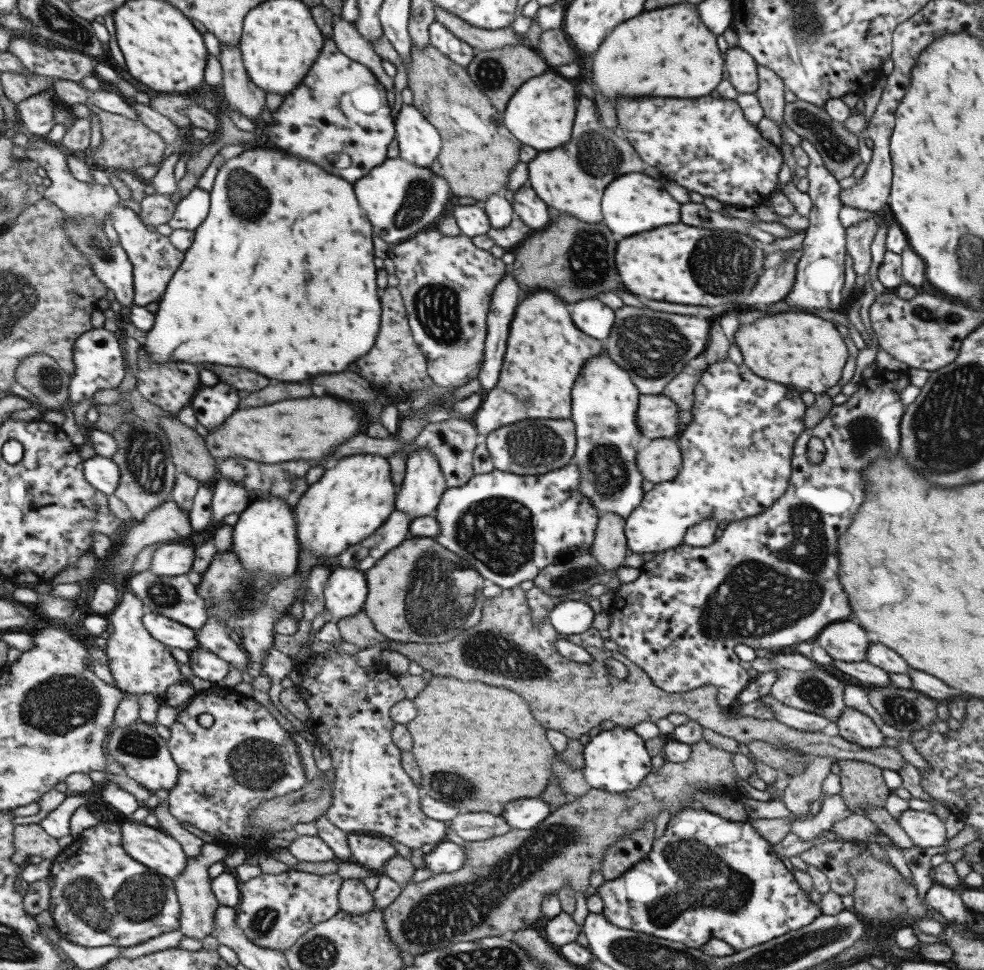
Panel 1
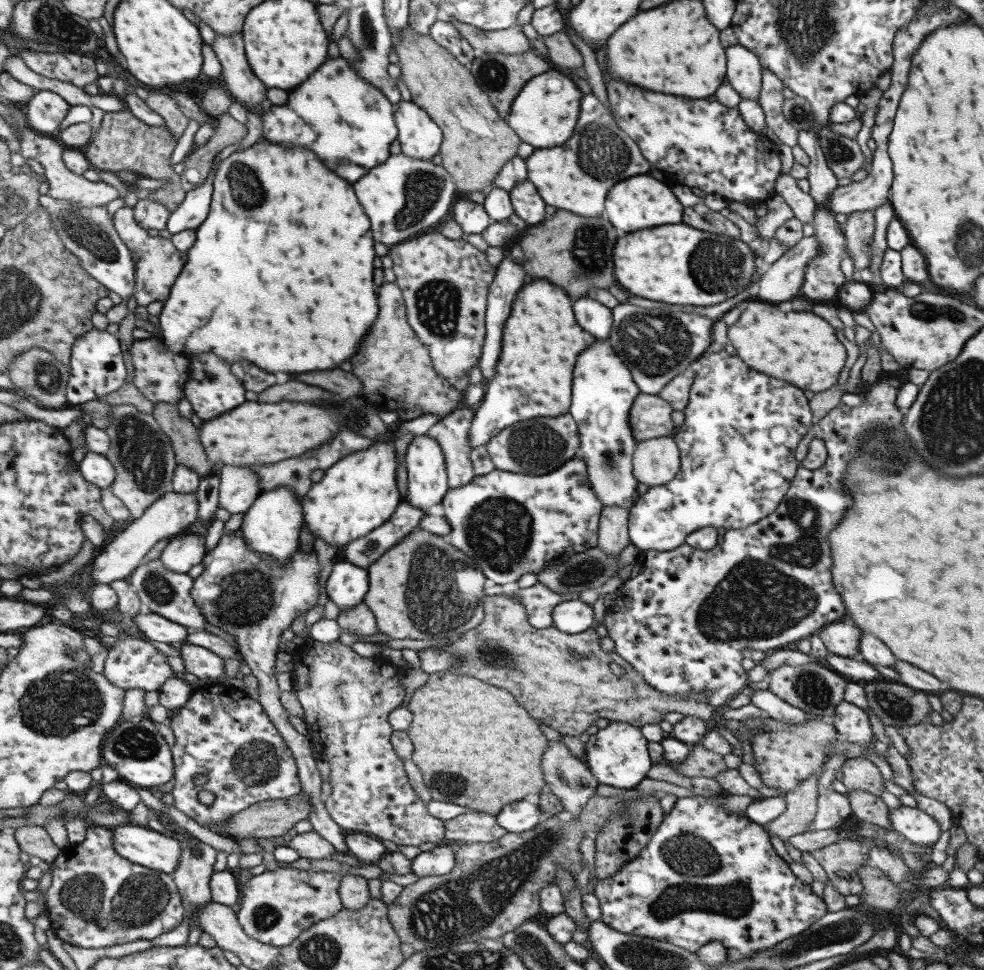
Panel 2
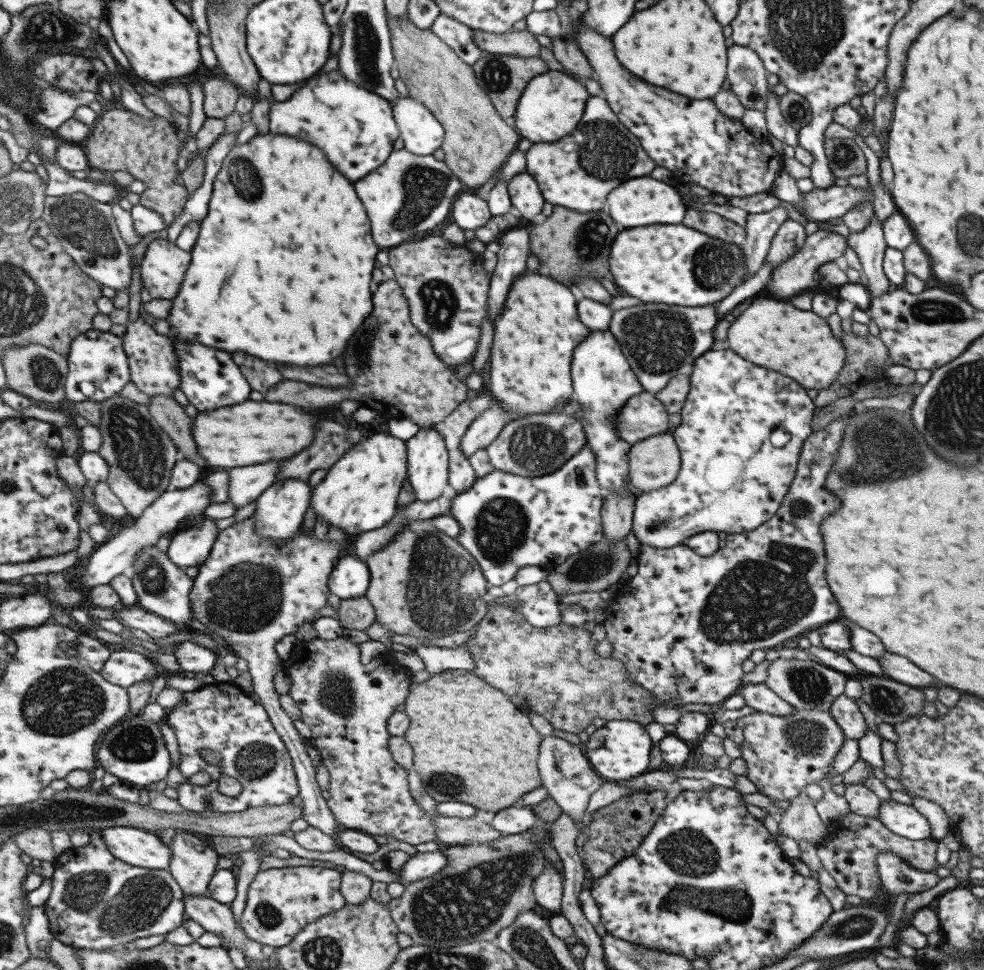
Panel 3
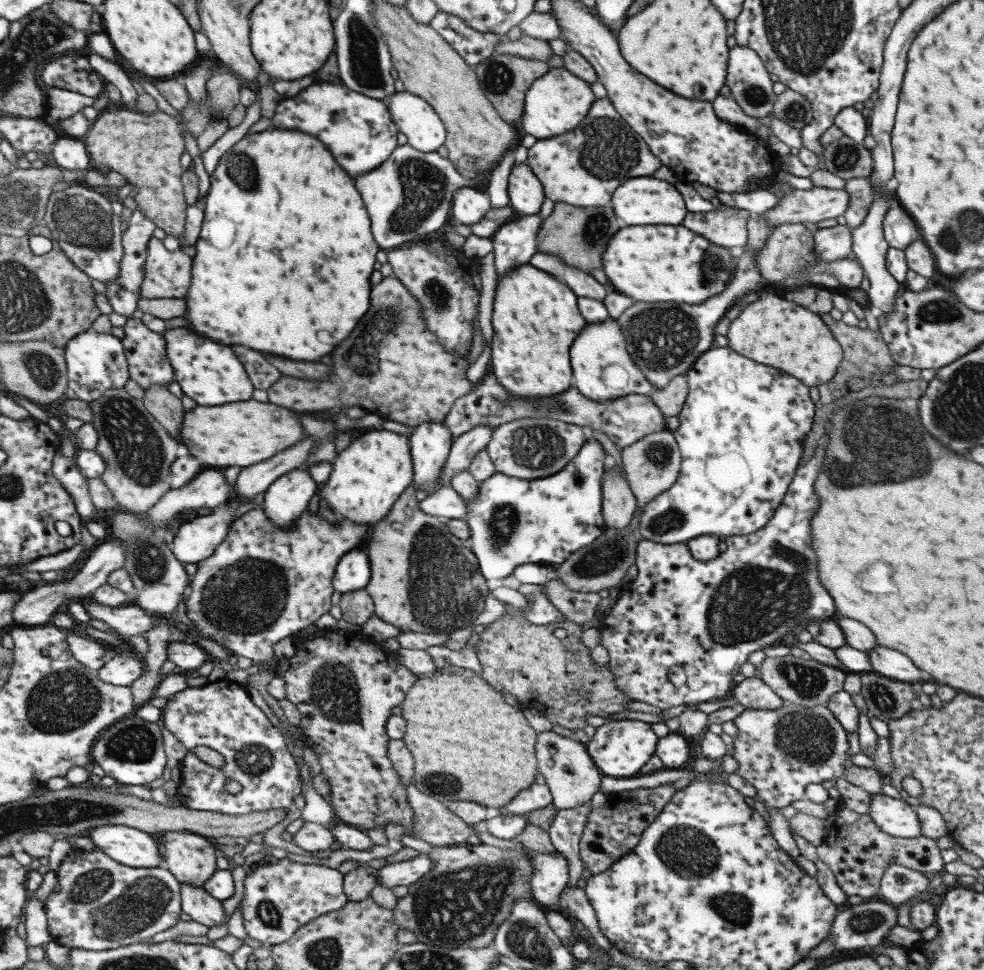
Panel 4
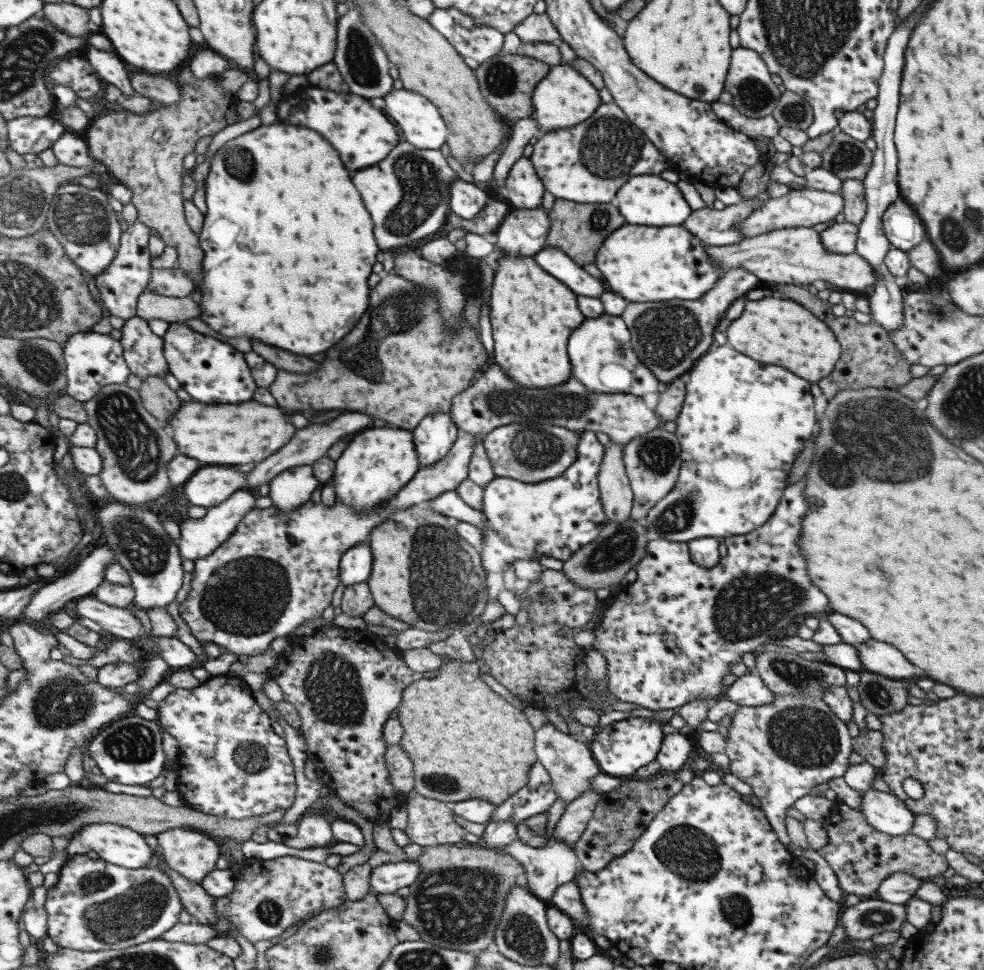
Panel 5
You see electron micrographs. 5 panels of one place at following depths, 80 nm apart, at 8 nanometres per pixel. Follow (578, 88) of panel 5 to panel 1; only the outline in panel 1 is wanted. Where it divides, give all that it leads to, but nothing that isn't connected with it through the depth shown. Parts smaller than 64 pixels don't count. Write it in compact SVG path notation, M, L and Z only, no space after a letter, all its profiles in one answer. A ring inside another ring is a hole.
M554 69L542 72L539 76L528 78L507 102L503 124L522 144L536 151L546 151L561 146L570 139L576 111L575 90L573 86Z

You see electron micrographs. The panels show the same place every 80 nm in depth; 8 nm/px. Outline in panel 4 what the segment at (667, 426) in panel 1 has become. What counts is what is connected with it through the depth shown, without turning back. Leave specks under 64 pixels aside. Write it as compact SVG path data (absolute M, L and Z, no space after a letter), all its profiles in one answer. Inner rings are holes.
M486 372L480 381L472 385L472 389L462 397L456 398L441 423L451 434L451 442L476 426L499 426L519 418L553 418L581 426L588 431L597 430L605 435L618 449L630 446L647 436L666 430L665 417L645 395L630 394L613 401L595 402L585 398L574 386L562 393L538 399L522 399L513 397L496 380L490 372Z

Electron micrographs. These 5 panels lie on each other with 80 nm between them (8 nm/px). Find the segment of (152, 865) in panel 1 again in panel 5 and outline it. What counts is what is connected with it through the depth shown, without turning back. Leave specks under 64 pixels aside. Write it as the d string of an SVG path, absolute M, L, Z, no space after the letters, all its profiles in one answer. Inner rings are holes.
M89 824L81 830L69 836L69 844L66 847L67 856L85 855L89 851L95 852L99 859L111 865L121 866L127 869L144 867L153 856L150 844L147 844L145 836L129 828L115 824Z

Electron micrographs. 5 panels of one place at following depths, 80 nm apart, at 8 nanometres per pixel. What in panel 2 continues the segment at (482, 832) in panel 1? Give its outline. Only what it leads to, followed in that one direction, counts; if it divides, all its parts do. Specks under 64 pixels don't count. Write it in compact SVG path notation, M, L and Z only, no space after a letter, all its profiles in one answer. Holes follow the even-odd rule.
M471 811L443 821L443 843L453 845L489 843L502 838L505 833L495 817L483 812Z

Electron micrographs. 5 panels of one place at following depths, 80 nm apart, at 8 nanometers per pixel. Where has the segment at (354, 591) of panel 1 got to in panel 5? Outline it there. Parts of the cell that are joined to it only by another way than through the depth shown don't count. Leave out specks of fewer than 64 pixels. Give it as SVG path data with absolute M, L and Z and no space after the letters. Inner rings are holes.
M367 542L349 547L339 561L339 582L346 587L350 584L366 582L372 565L372 554Z

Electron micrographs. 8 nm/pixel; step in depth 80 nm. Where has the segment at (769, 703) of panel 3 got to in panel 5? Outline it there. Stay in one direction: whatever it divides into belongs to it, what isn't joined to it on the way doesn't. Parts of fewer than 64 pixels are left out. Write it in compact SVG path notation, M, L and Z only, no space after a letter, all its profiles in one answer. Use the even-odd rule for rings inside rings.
M748 672L735 678L725 686L723 696L738 706L757 706L769 704L773 693L762 683L754 672Z

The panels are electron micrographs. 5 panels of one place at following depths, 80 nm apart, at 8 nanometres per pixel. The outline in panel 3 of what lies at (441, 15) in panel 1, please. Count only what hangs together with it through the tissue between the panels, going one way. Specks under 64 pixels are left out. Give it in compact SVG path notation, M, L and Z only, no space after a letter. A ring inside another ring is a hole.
M512 29L501 34L472 30L475 44L489 54L503 54L507 56L529 58L539 54L539 42L533 35L524 29L513 31Z

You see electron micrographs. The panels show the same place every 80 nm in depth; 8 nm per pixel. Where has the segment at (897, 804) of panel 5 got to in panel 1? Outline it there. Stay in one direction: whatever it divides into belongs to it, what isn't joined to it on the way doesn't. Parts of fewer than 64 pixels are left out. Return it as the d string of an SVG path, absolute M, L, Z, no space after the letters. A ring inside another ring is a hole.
M903 810L897 816L897 825L918 848L943 848L945 843L945 826L935 814L917 810Z

